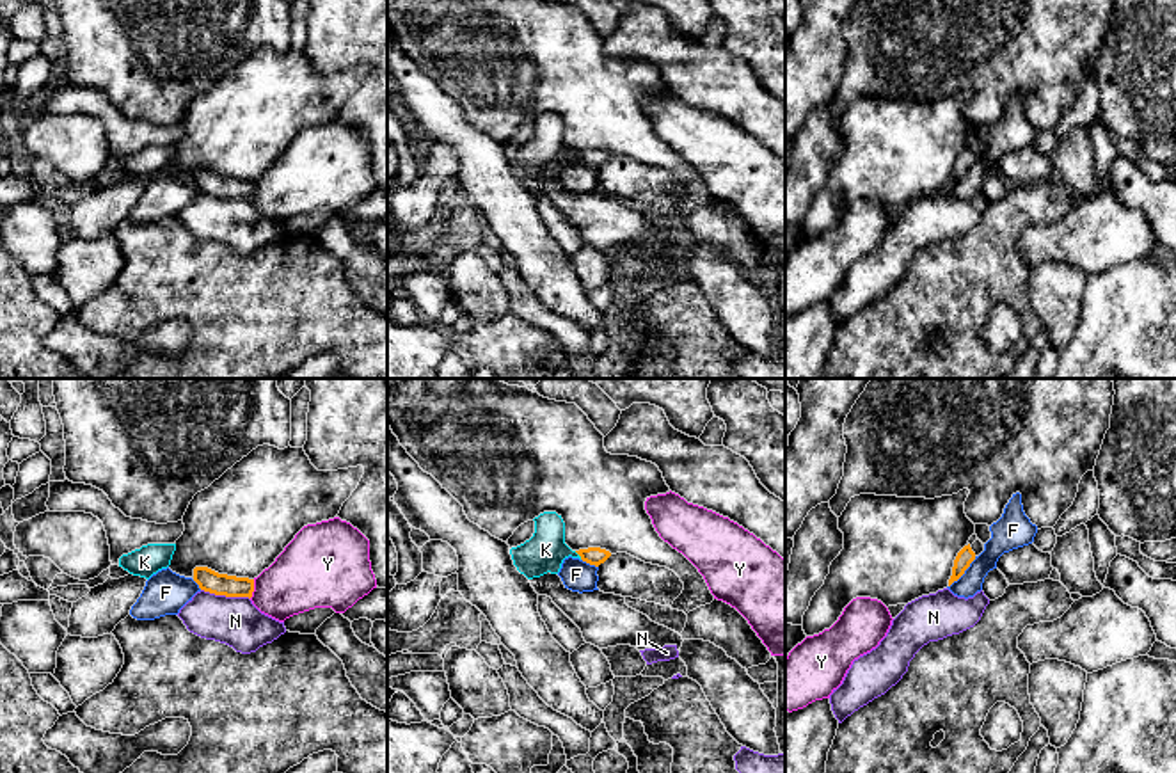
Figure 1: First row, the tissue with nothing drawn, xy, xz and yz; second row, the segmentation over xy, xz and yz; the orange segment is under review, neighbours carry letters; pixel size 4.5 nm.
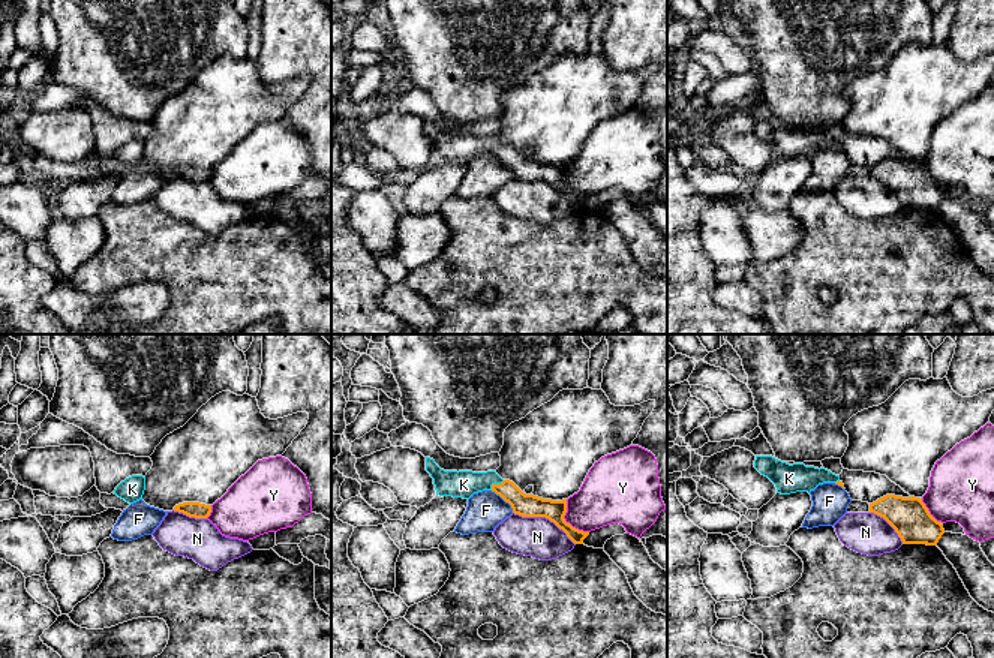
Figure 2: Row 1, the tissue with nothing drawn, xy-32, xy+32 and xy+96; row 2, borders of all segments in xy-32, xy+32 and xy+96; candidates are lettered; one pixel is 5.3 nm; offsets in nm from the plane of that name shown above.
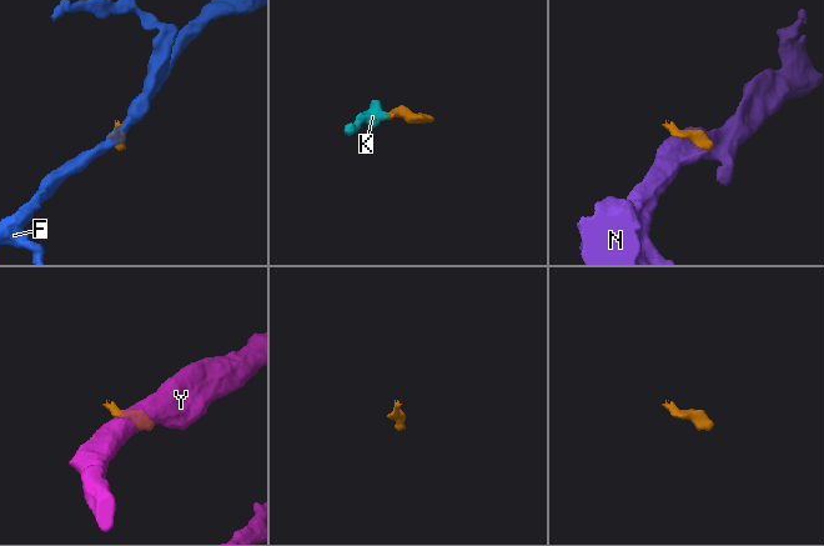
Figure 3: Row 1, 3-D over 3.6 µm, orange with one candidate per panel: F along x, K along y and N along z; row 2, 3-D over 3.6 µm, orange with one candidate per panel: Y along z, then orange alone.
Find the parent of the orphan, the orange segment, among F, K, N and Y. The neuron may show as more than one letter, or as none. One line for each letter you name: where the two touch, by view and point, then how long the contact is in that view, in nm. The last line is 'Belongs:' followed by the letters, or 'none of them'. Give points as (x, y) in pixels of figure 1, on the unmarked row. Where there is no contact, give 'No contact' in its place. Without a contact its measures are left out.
K: Touches orange at xz (578, 155). Shared border 50 nm
Belongs: K

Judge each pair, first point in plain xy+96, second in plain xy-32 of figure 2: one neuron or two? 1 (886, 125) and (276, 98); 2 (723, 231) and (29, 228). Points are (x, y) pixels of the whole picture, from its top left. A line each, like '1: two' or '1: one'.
1: one
2: one

